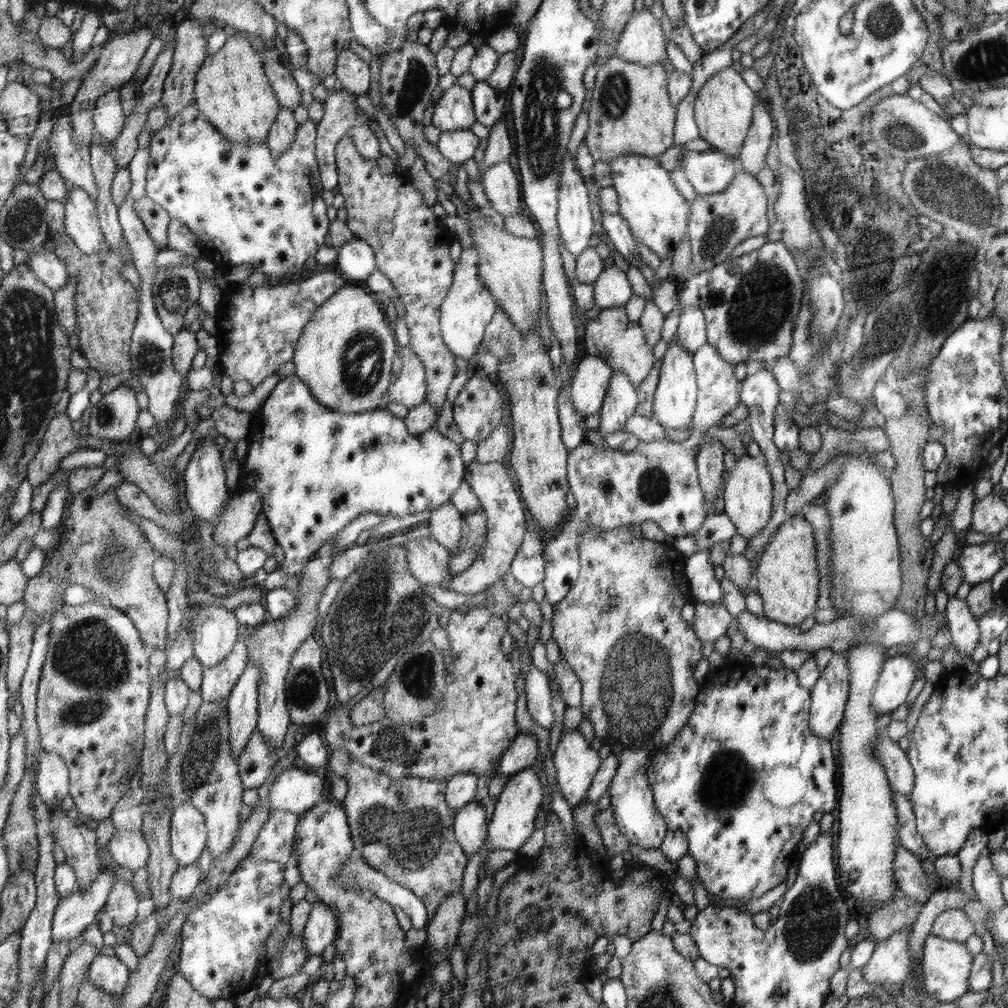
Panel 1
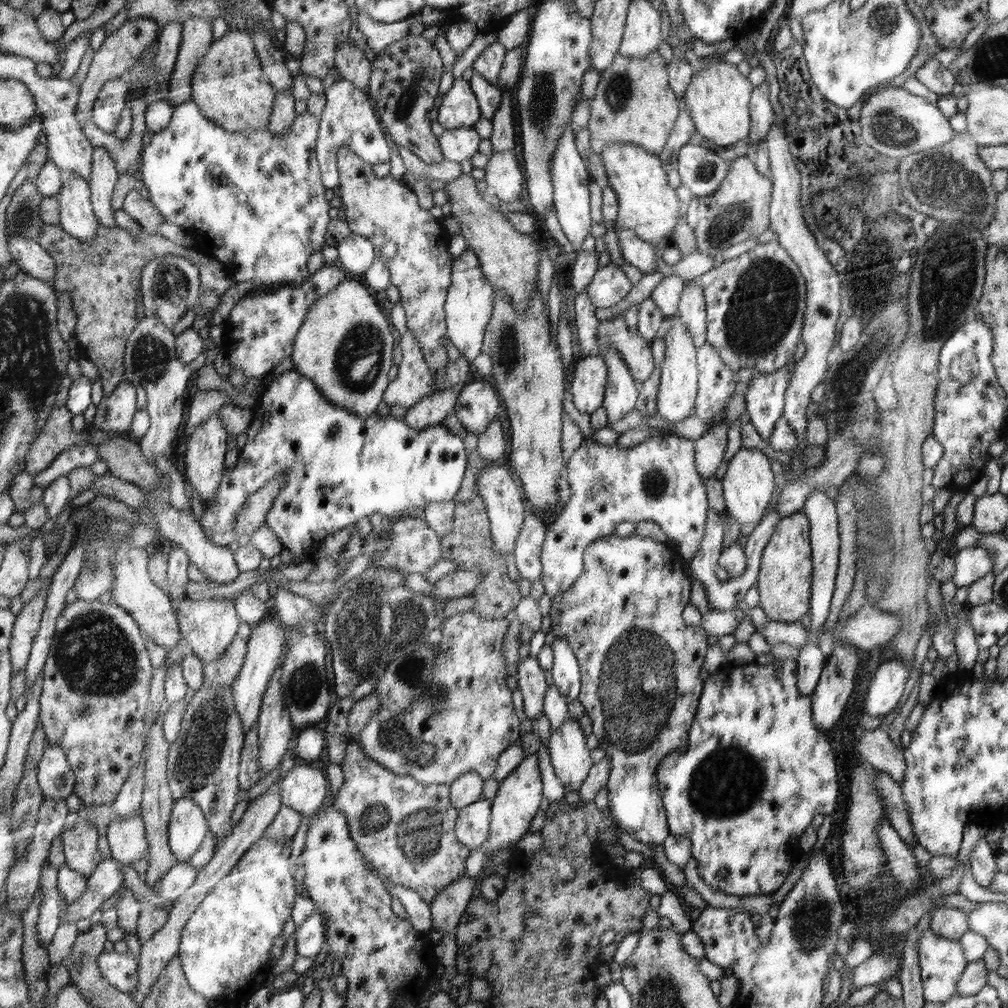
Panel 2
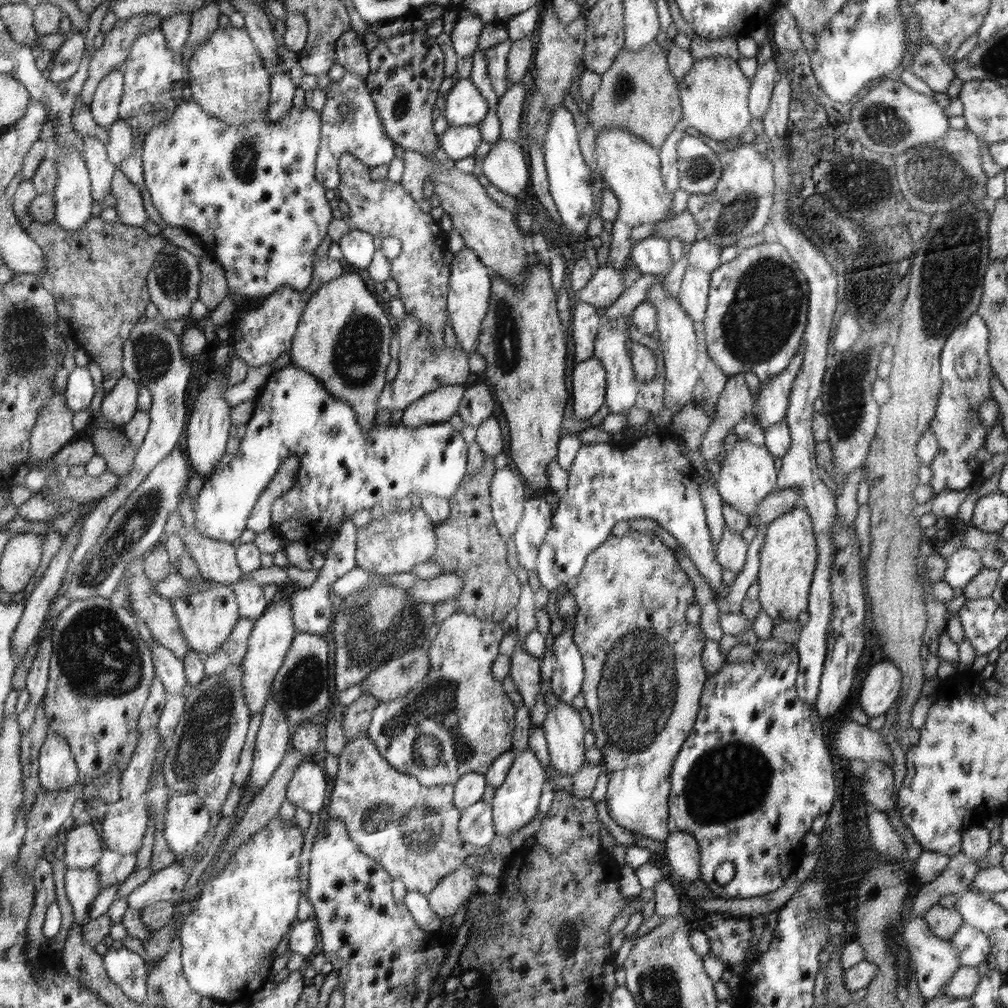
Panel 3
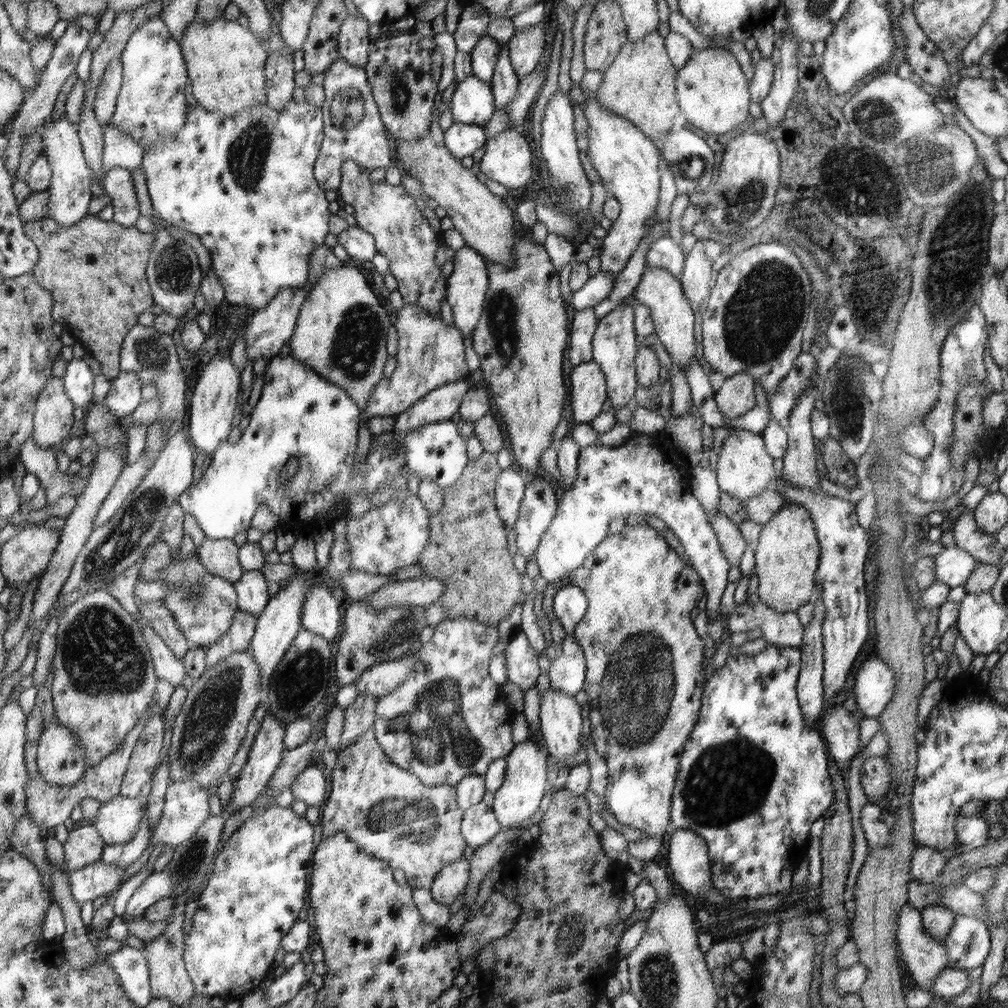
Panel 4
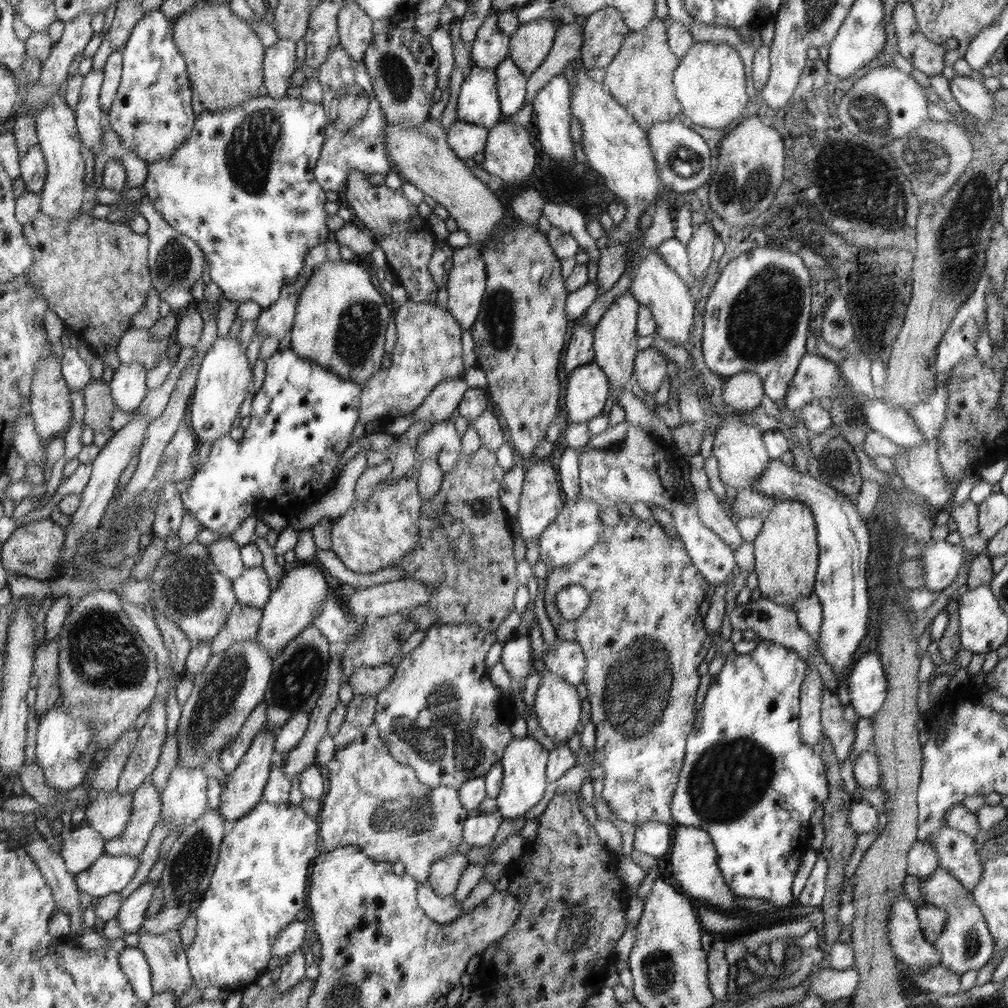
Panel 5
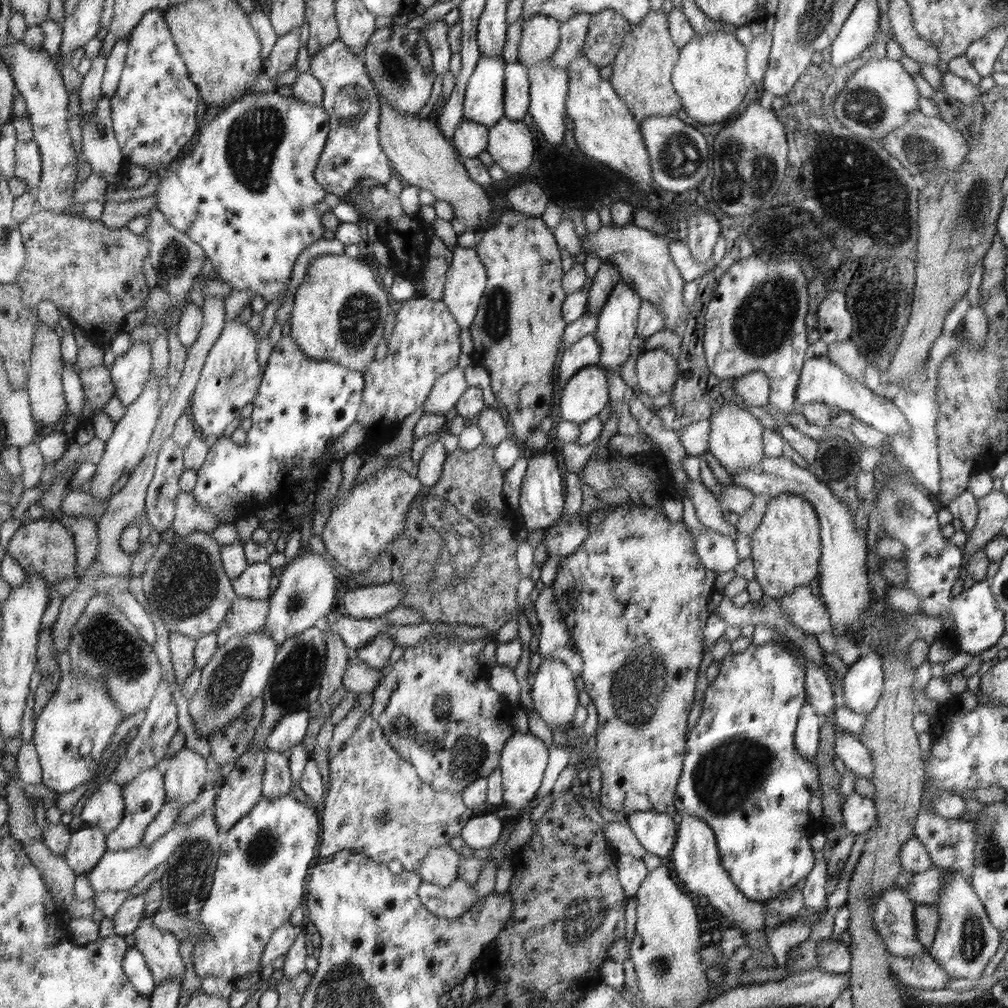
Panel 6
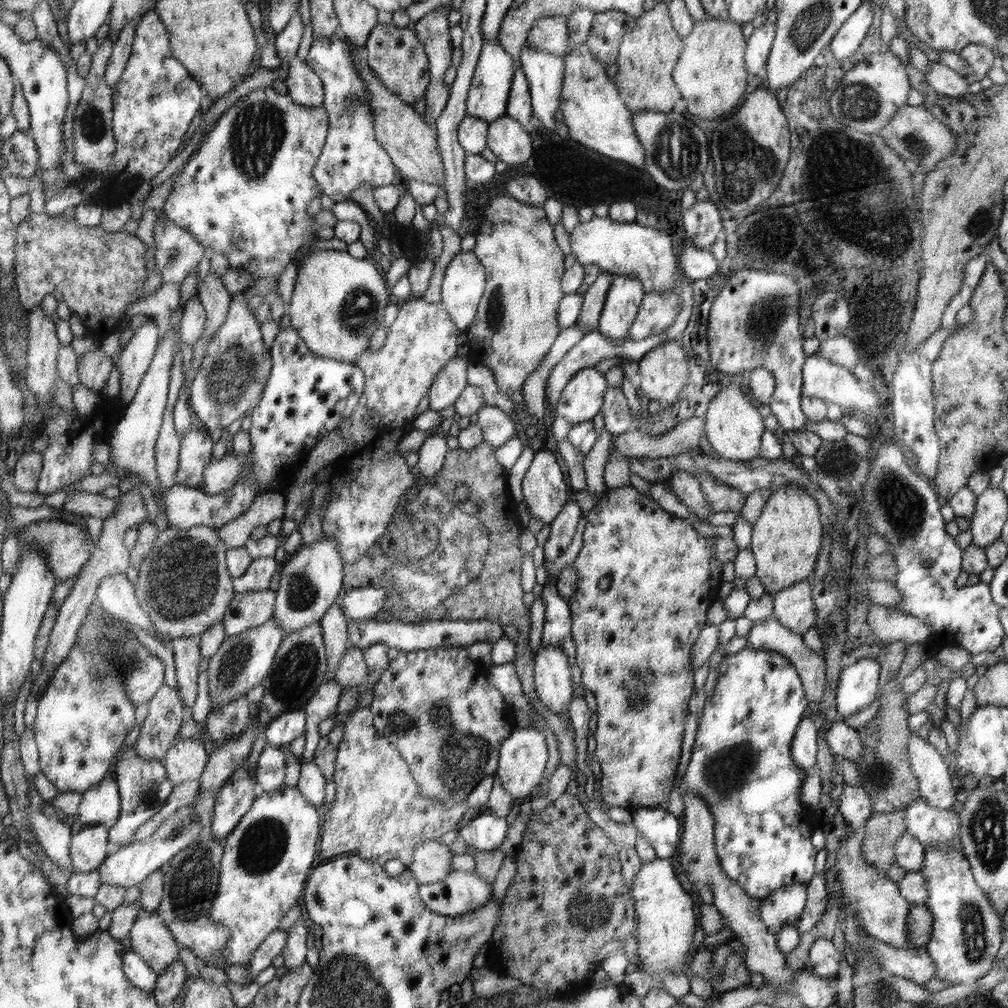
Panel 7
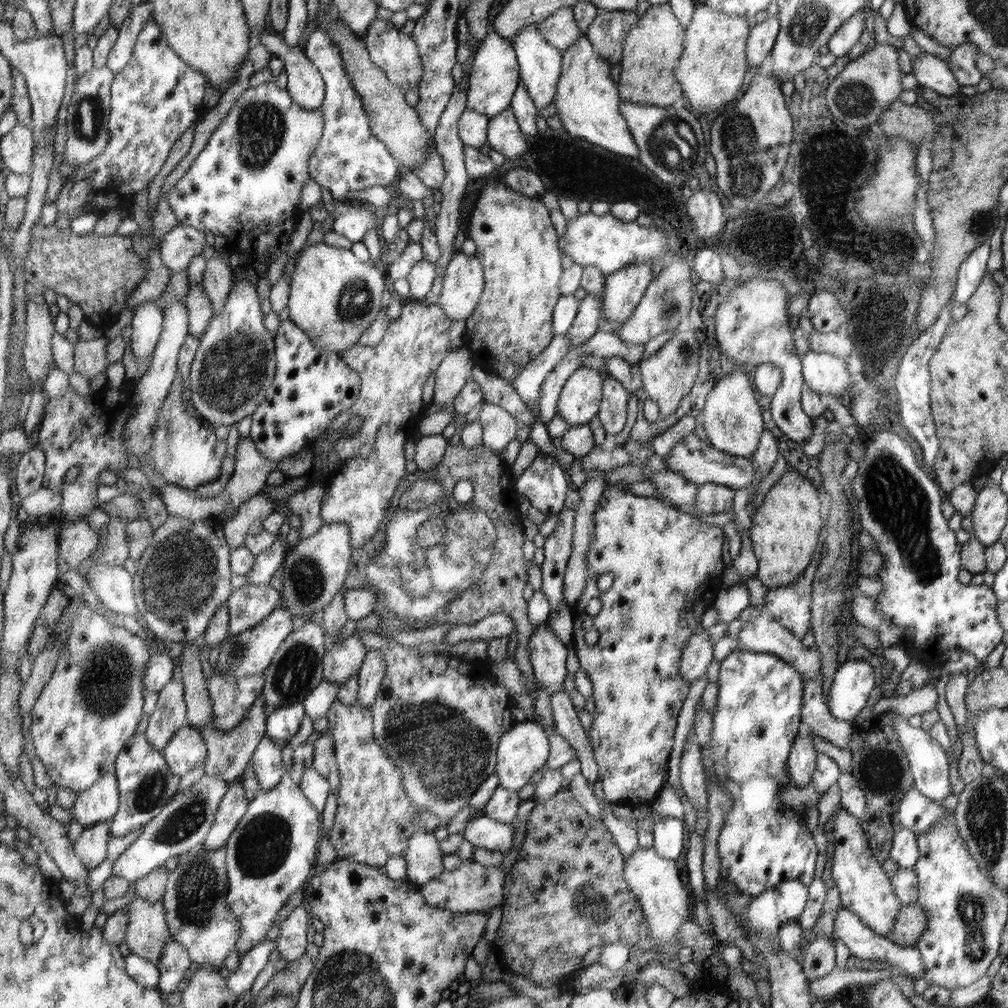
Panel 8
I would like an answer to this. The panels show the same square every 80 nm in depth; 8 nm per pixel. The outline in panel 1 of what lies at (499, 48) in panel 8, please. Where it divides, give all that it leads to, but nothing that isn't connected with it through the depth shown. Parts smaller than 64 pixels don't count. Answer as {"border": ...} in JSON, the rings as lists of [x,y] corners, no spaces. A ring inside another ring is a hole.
{"border":[[[454,83],[435,101],[431,124],[442,131],[470,129],[477,121],[472,94]]]}

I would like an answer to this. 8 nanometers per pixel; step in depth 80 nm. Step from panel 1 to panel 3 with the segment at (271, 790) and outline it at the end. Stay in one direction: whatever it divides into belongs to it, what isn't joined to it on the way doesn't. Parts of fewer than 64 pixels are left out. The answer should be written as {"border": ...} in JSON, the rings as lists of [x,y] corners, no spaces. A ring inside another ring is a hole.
{"border":[[[308,759],[288,782],[286,796],[294,807],[312,814],[319,814],[326,802],[326,790],[331,787],[327,773],[318,762]]]}

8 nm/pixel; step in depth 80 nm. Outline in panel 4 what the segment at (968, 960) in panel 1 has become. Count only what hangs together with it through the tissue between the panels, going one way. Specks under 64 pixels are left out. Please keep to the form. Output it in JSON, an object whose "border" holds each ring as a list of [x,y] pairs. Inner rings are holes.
{"border":[[[904,906],[899,917],[899,930],[897,930],[900,954],[912,974],[914,982],[922,991],[931,992],[937,976],[949,967],[948,952],[944,948],[943,941],[934,938],[924,926],[922,910],[912,906]]]}

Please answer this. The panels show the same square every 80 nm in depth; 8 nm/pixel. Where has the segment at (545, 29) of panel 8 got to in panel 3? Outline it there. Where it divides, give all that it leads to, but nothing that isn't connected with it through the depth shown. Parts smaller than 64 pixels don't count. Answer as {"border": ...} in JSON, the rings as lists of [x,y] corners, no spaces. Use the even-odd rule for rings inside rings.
{"border":[[[536,34],[512,42],[507,56],[506,78],[510,85],[518,84],[524,76],[529,76],[533,66],[533,54],[535,51]]]}

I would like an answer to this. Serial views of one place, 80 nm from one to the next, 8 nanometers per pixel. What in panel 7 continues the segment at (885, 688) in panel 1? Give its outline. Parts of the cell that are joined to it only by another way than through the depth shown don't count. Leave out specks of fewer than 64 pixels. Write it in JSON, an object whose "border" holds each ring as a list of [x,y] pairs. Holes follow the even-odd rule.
{"border":[[[863,658],[843,667],[836,685],[836,710],[843,717],[856,716],[879,695],[880,664],[876,658]]]}

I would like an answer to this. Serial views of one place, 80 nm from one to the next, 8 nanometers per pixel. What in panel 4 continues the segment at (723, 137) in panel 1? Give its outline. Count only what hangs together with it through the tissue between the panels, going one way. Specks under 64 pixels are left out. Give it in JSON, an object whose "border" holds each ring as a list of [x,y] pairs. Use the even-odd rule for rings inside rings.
{"border":[[[715,46],[693,51],[686,66],[678,71],[678,101],[686,122],[708,134],[726,134],[748,120],[748,80],[735,54],[725,47]]]}

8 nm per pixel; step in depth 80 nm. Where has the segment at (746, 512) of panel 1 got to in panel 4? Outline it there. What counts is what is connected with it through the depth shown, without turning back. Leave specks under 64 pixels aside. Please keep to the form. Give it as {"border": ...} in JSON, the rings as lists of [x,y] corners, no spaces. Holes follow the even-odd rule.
{"border":[[[738,429],[722,441],[718,463],[714,472],[717,474],[717,483],[721,492],[734,497],[741,503],[764,493],[764,490],[771,488],[777,480],[774,469],[774,457],[767,450],[766,443],[762,442],[760,433],[749,430]]]}

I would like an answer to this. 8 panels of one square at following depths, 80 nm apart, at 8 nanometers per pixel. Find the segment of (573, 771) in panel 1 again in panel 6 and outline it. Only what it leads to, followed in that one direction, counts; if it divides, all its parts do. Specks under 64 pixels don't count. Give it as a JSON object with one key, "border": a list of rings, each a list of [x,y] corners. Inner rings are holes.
{"border":[[[559,658],[542,660],[530,689],[532,708],[552,729],[570,726],[578,708],[574,672]]]}

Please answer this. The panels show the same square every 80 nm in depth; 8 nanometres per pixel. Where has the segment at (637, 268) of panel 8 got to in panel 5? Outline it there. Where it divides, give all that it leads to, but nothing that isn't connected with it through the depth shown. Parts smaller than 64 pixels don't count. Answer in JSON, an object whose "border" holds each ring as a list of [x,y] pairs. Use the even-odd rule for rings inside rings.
{"border":[[[630,291],[617,296],[612,304],[593,328],[595,355],[593,362],[605,371],[610,381],[611,392],[615,392],[615,390],[626,386],[635,372],[635,359],[639,353],[637,346],[639,339],[637,330],[638,310],[642,304]]]}

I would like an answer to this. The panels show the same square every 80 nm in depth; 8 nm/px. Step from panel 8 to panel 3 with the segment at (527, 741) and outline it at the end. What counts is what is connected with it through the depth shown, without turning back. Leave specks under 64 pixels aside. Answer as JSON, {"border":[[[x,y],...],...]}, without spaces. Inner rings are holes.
{"border":[[[530,748],[524,751],[515,751],[514,759],[505,781],[495,789],[491,806],[494,811],[494,824],[497,836],[506,836],[515,833],[522,827],[534,821],[534,816],[538,815],[538,802],[542,794],[542,786],[546,782],[546,772],[542,770],[538,758],[532,754]]]}

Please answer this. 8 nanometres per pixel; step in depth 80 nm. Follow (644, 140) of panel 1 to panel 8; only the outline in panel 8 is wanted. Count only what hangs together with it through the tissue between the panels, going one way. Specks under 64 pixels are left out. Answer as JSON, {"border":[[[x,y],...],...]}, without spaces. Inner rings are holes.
{"border":[[[669,3],[651,5],[639,16],[638,24],[631,28],[623,42],[623,58],[619,62],[622,70],[617,84],[621,98],[642,106],[672,106],[682,97],[682,86],[674,72],[685,48],[686,27],[678,22]]]}

